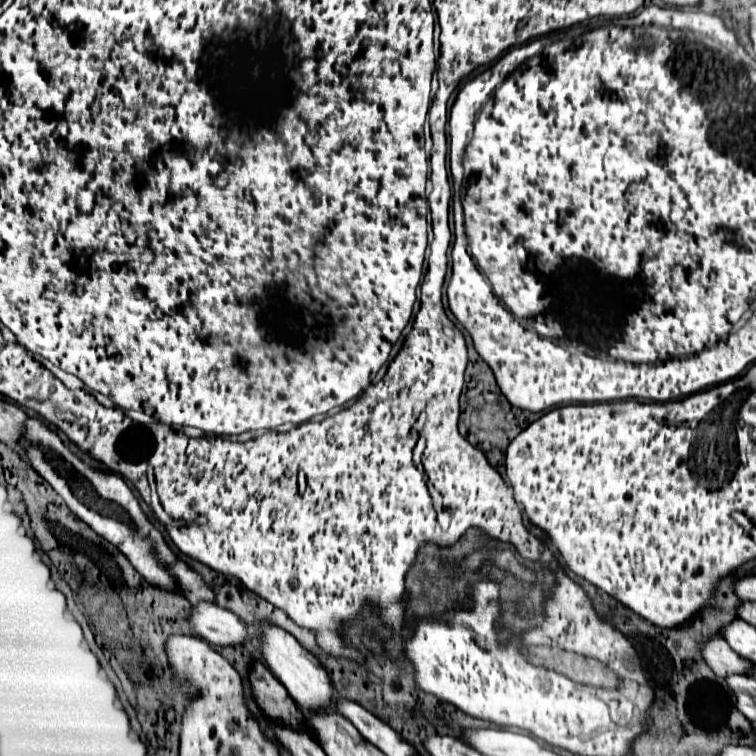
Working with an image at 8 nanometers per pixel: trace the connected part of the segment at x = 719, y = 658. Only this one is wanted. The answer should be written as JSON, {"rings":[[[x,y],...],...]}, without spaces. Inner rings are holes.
{"rings":[[[722,637],[710,639],[702,649],[702,657],[712,667],[712,671],[722,677],[730,677],[730,675],[750,677],[754,669],[754,663],[736,655]]]}

